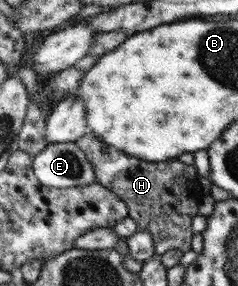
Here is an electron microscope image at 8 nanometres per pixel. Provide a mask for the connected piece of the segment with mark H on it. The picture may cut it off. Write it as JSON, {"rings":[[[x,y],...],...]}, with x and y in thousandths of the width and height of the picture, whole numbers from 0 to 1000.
{"rings":[[[357,462],[311,500],[349,528],[378,566],[403,640],[483,675],[538,734],[584,808],[626,818],[647,881],[681,892],[697,874],[798,874],[803,762],[828,752],[840,692],[828,598],[811,577],[735,556],[676,566],[592,566],[441,503],[399,469]]]}

